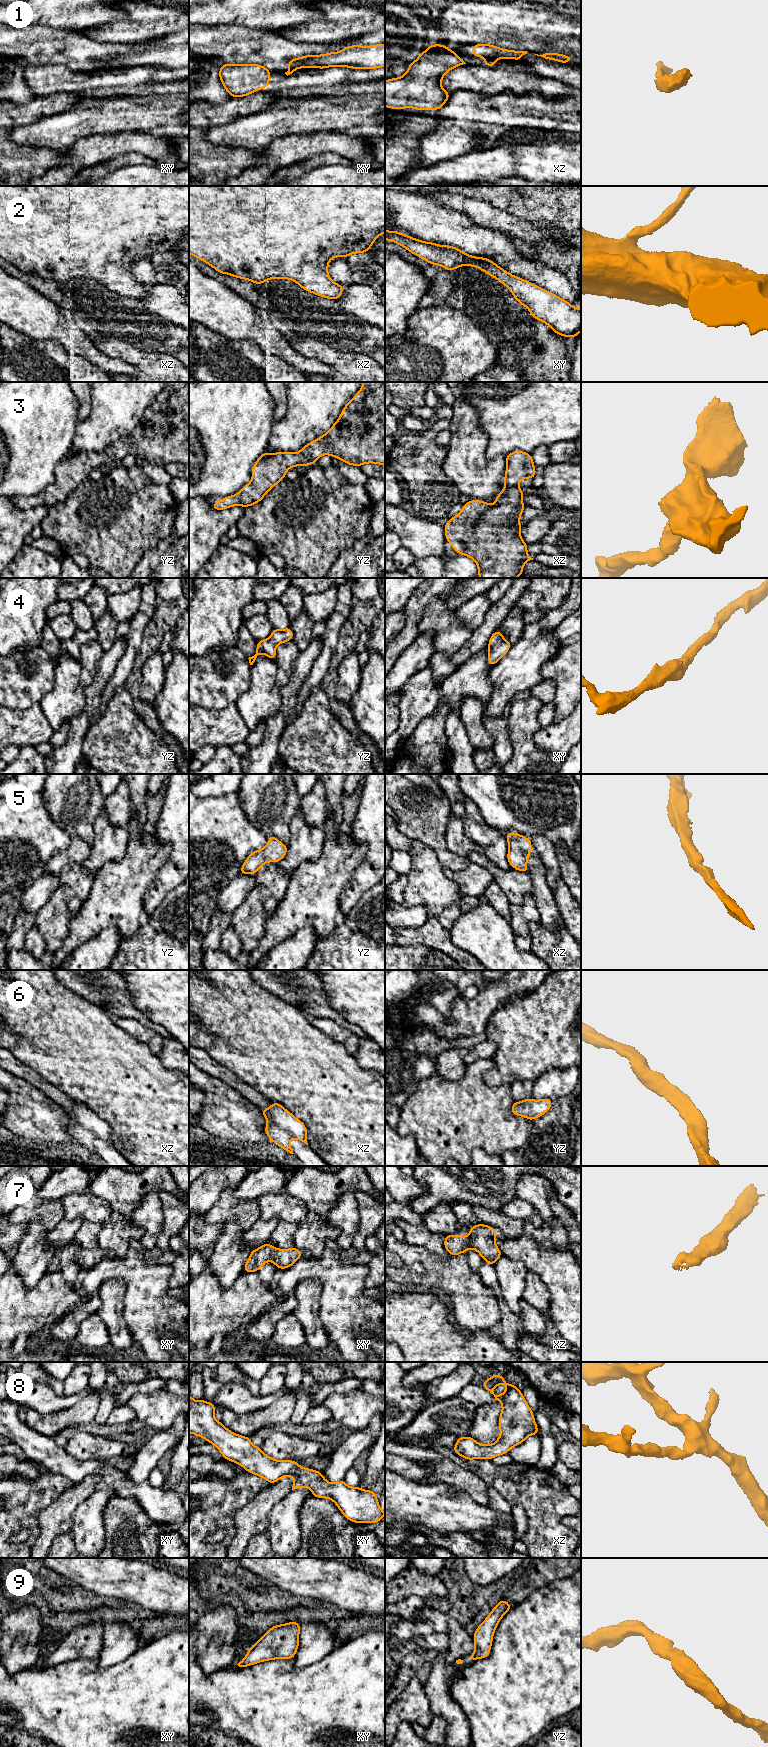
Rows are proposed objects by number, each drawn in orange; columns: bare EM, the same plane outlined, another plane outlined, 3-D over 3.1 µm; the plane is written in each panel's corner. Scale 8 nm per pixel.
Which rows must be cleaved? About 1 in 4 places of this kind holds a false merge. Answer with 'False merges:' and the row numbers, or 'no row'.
False merges: 1, 7

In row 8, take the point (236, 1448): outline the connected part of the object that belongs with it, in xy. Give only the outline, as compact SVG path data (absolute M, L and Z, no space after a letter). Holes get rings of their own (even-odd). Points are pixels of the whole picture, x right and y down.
M189 1393L189 1433L213 1444L226 1460L241 1465L270 1484L285 1476L293 1477L292 1490L307 1487L313 1497L332 1500L345 1518L356 1524L378 1523L385 1516L374 1491L349 1487L344 1480L330 1483L321 1471L300 1467L298 1461L269 1457L251 1443L250 1437L238 1435L217 1421L215 1410L214 1404L206 1400L195 1401Z

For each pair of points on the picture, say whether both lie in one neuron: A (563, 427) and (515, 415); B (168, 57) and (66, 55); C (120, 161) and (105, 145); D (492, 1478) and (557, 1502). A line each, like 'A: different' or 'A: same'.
A: same
B: same
C: different
D: same

